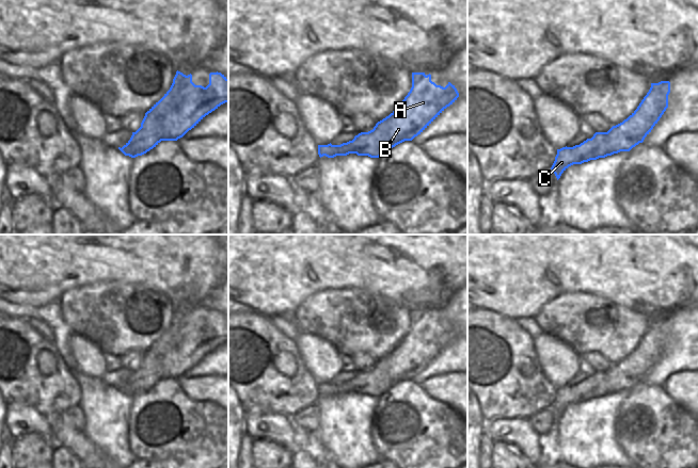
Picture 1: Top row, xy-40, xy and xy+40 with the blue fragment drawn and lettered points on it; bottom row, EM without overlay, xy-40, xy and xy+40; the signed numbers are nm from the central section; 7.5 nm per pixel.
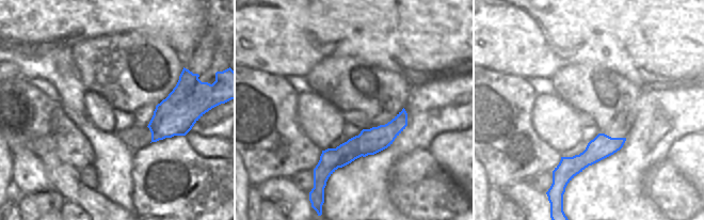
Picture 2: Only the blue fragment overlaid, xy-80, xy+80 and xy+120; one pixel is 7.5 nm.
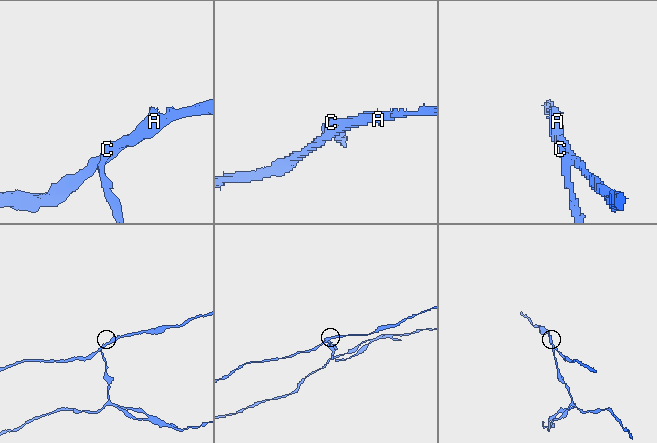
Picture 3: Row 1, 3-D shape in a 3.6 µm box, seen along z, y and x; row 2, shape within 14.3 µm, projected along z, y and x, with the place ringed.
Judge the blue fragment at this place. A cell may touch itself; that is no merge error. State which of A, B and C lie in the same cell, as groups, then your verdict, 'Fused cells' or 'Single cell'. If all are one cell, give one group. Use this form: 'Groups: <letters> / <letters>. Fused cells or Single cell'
Groups: A B / C. Fused cells.

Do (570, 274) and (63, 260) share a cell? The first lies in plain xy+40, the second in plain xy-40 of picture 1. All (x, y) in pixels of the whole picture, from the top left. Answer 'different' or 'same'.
same

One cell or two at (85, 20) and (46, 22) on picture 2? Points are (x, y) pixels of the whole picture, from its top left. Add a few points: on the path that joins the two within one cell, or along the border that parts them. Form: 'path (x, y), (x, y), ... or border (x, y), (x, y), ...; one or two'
path (76, 18), (56, 18); one

